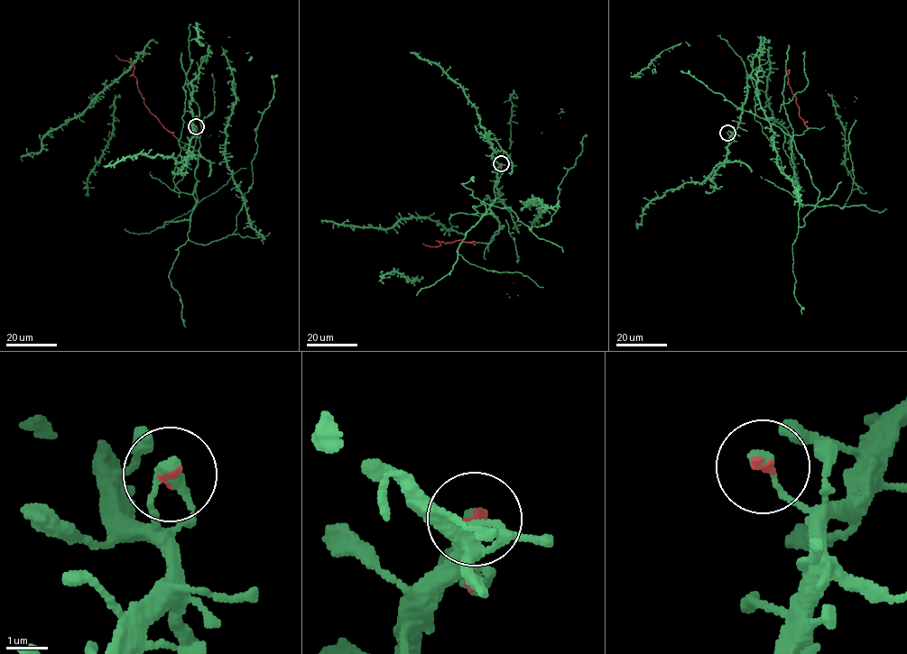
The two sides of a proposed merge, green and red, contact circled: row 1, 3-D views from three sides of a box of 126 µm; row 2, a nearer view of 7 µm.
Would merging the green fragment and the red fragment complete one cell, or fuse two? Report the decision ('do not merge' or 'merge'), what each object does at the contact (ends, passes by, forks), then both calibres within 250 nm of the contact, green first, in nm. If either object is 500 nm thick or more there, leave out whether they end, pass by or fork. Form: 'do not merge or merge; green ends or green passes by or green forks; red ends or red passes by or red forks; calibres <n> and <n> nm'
merge; green ends; red ends; calibres 320 and 110 nm

